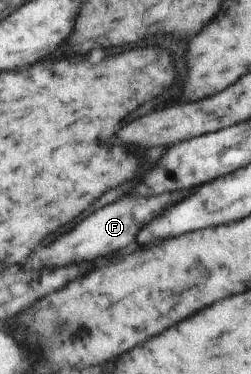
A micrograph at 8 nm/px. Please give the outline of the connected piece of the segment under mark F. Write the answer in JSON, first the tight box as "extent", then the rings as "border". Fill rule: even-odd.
{"extent":[25,191,189,269],"border":[[[173,191],[173,193],[153,195],[153,197],[131,197],[131,195],[121,197],[119,201],[93,211],[89,217],[79,221],[69,233],[63,233],[51,245],[37,249],[37,253],[33,253],[33,257],[29,257],[29,261],[25,261],[25,267],[39,269],[45,265],[67,265],[67,263],[77,263],[77,261],[93,261],[97,257],[105,257],[113,251],[125,249],[129,245],[133,247],[137,231],[143,225],[147,225],[151,219],[161,215],[167,207],[181,201],[181,197],[185,197],[187,193],[189,191]],[[149,215],[151,215],[151,219],[149,219]]]}

